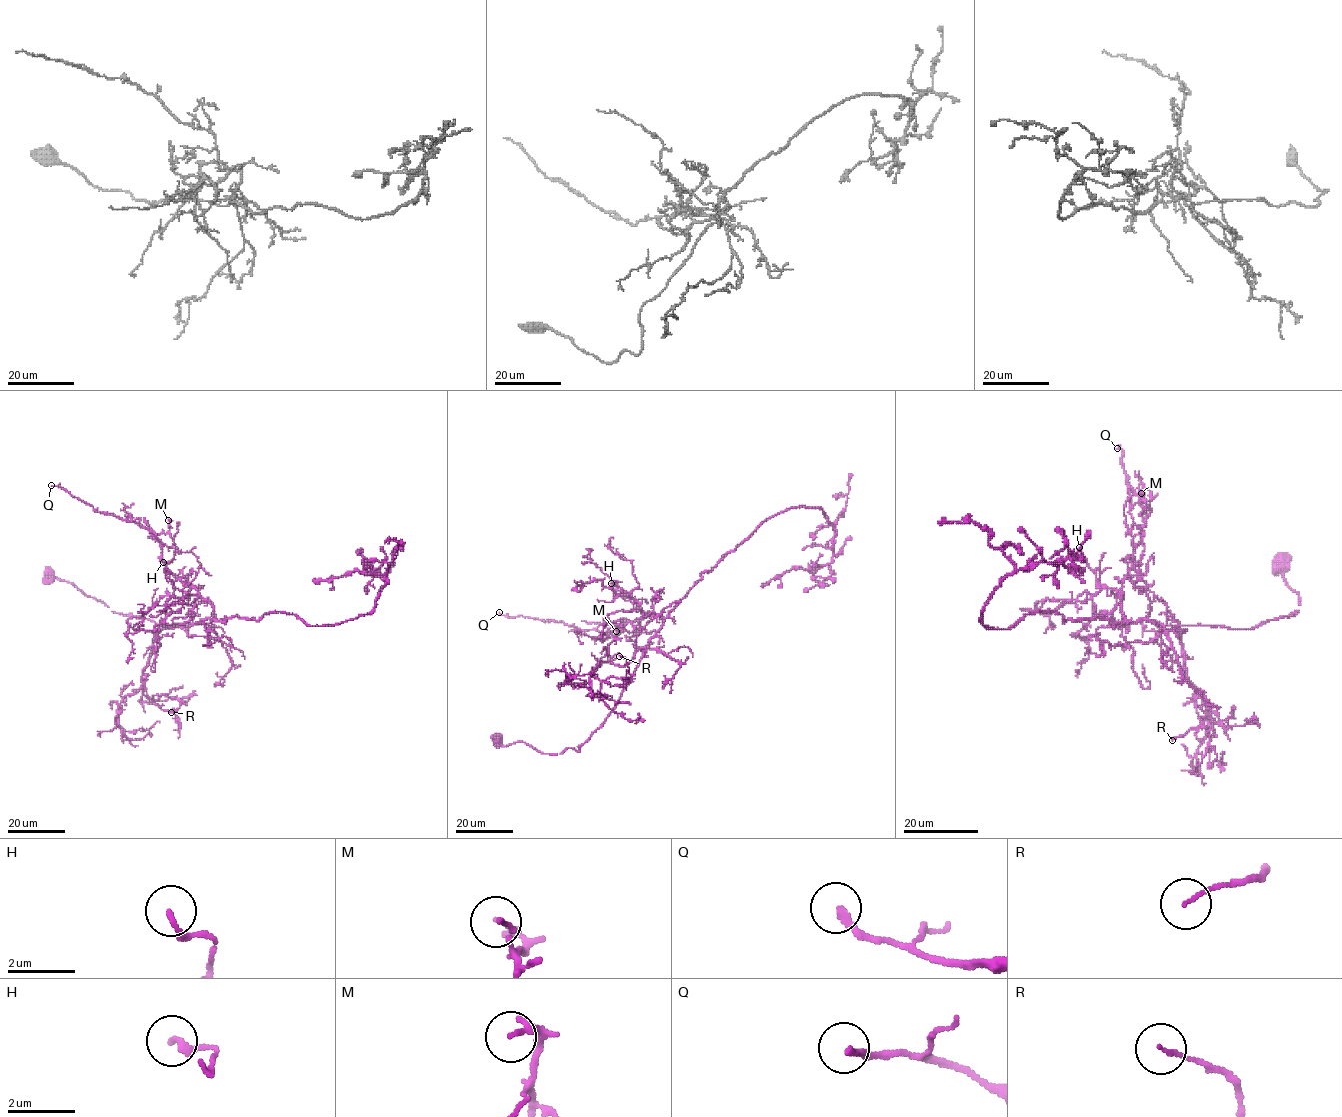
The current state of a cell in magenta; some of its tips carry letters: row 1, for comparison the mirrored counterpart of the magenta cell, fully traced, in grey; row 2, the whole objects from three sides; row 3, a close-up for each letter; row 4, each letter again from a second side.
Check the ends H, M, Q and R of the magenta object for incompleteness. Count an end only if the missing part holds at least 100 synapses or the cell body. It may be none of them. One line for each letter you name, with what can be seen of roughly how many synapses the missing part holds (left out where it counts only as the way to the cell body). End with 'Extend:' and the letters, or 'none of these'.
Extend: none of these

